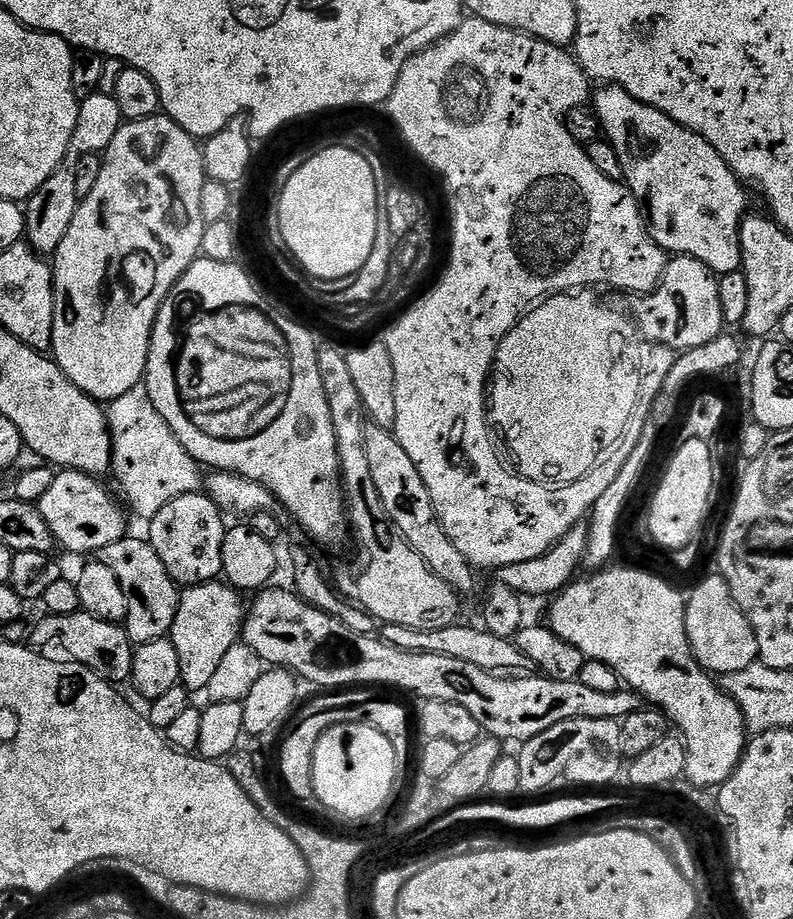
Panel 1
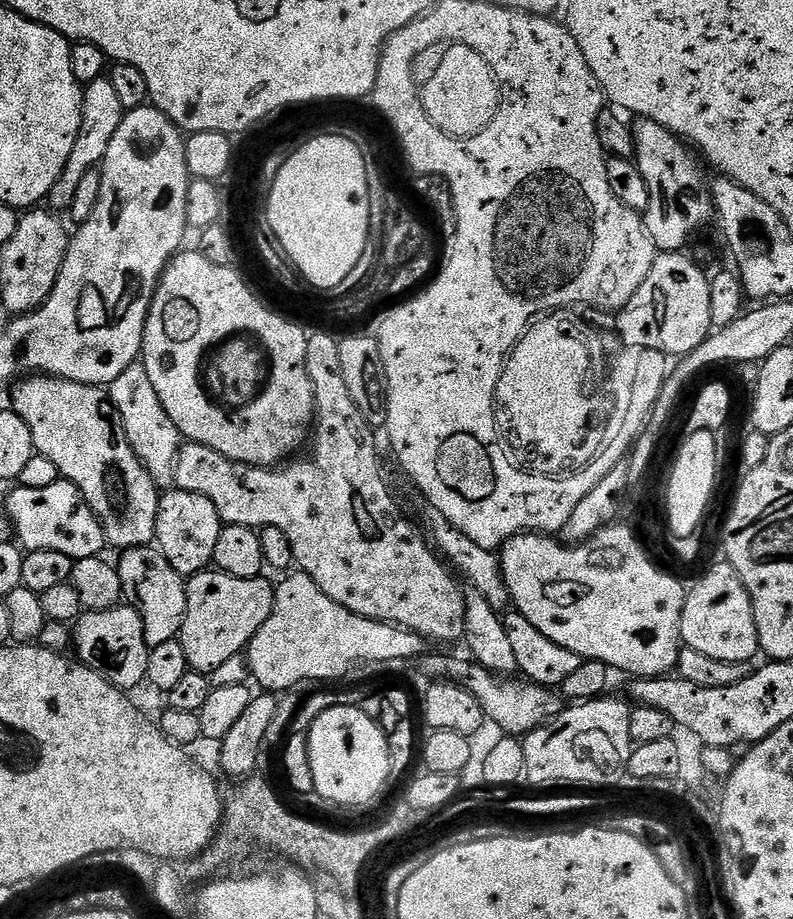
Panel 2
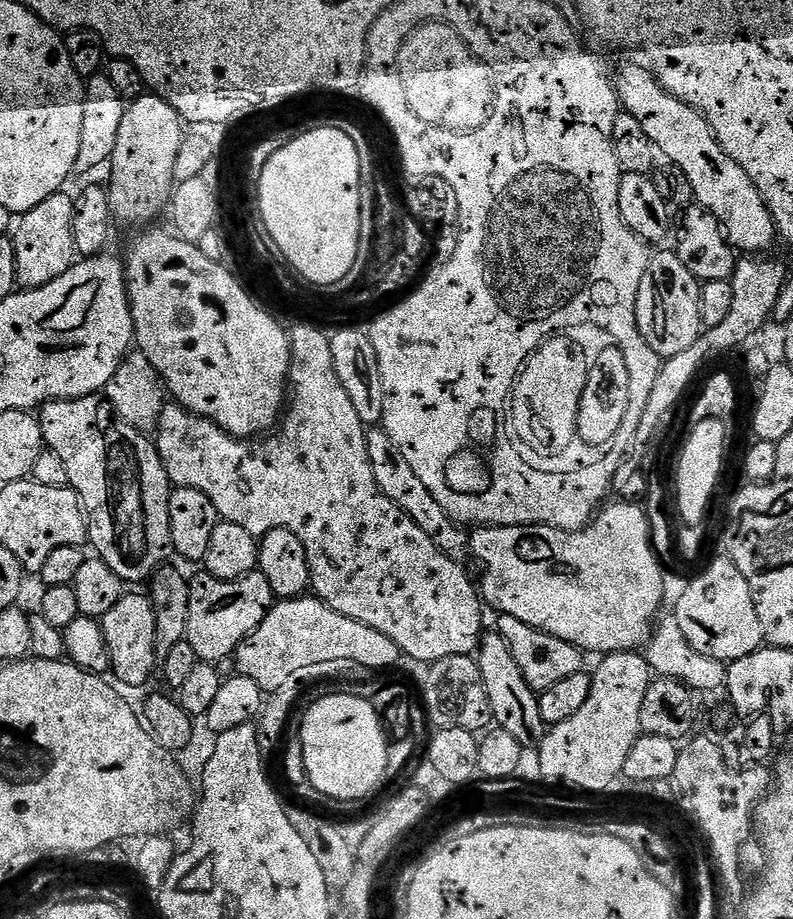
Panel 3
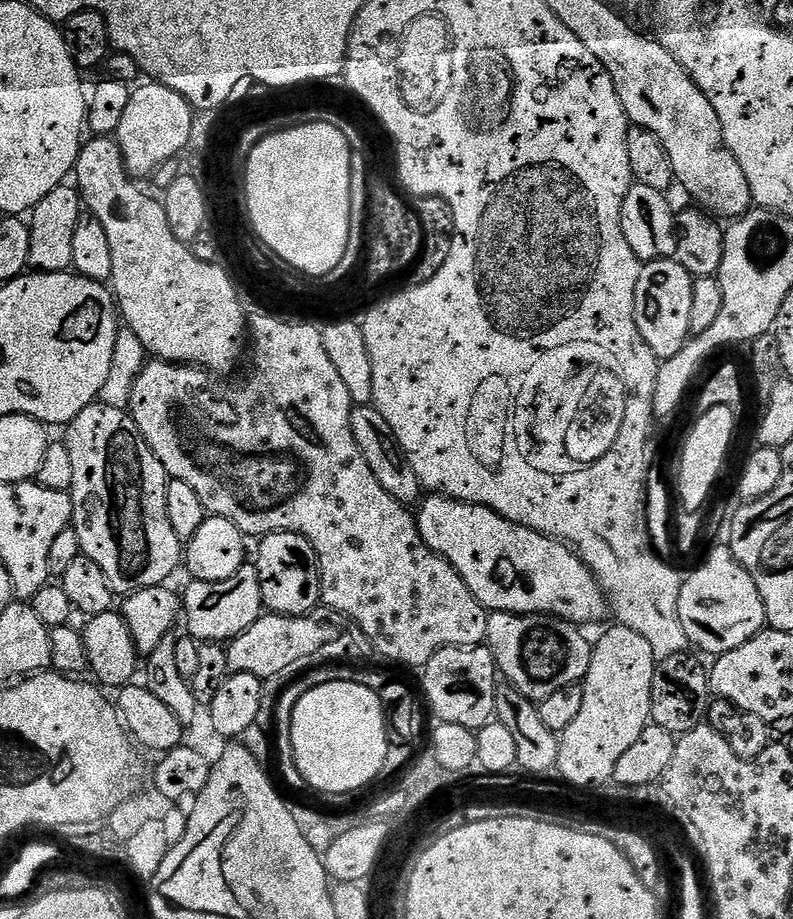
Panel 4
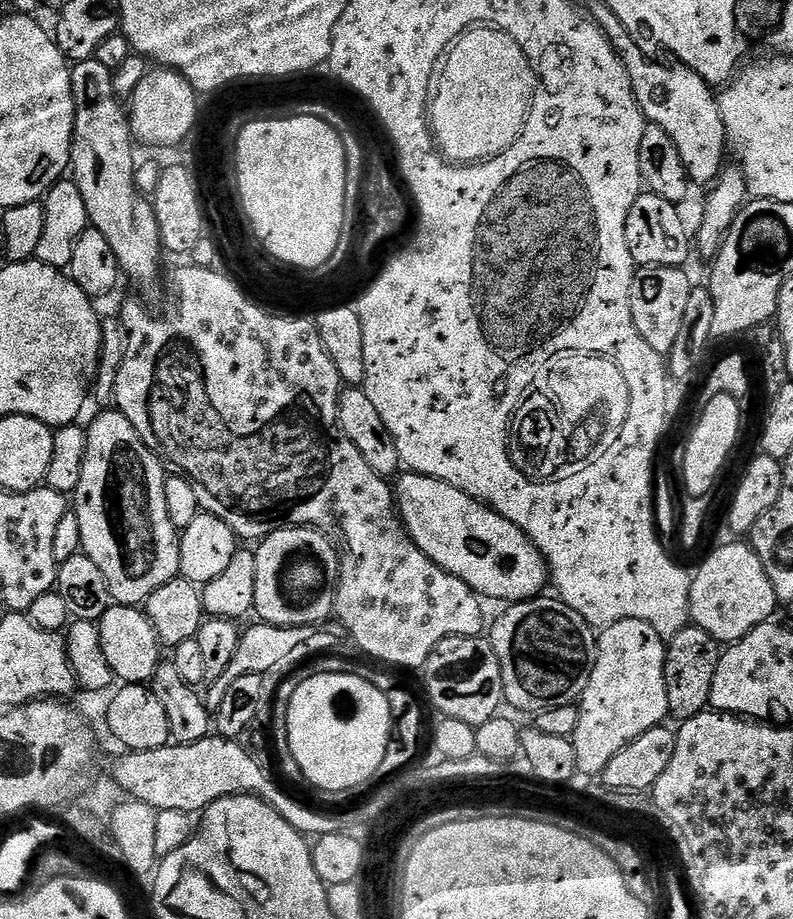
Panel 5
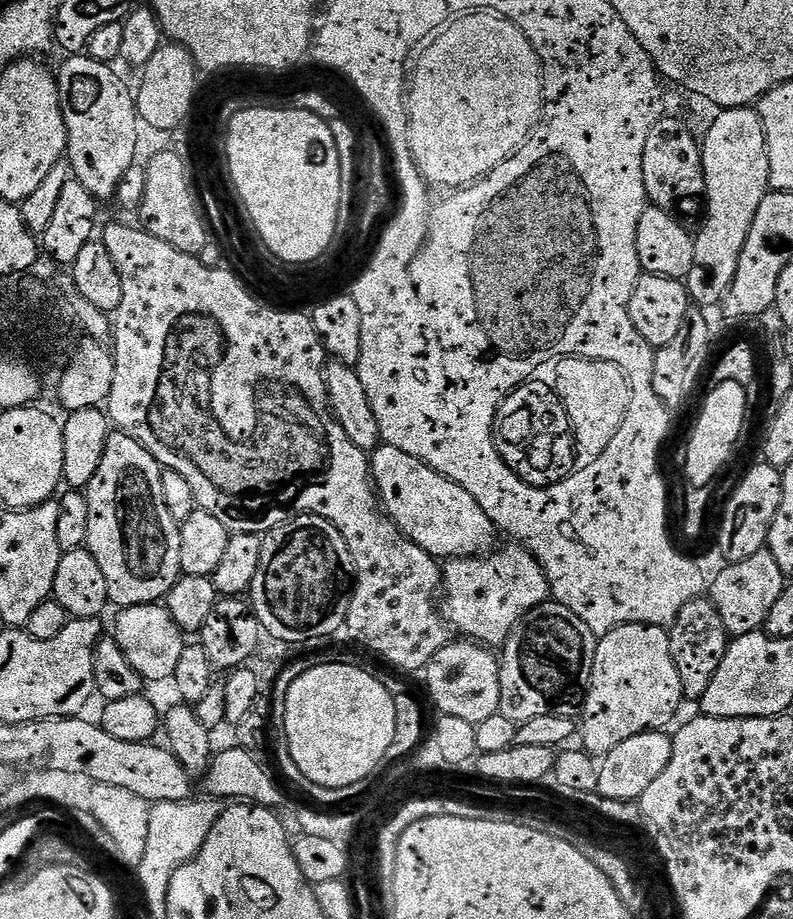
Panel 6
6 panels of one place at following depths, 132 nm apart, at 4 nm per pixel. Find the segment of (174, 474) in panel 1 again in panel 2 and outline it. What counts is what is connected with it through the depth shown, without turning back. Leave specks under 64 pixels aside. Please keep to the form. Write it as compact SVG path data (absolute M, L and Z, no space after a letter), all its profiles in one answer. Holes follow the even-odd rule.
M143 363L132 364L122 375L114 378L114 382L110 385L110 399L112 405L116 407L120 425L124 428L134 454L138 454L150 478L154 478L157 486L171 485L174 481L174 466L176 455L180 453L182 437L178 426L170 422L170 414L162 410L162 401L154 391L150 374L146 374Z

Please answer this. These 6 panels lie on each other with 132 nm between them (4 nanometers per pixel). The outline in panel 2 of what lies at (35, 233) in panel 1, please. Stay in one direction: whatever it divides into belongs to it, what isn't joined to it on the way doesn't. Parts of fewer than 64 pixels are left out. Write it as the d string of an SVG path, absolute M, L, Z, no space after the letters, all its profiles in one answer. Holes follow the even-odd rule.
M101 78L83 85L82 126L78 130L78 142L74 142L74 150L70 150L70 162L66 162L66 170L54 182L46 201L47 207L57 214L69 211L74 202L74 194L82 182L82 177L90 174L92 168L99 168L104 163L104 155L114 138L118 126L122 126L124 107L114 90L114 82L110 78Z

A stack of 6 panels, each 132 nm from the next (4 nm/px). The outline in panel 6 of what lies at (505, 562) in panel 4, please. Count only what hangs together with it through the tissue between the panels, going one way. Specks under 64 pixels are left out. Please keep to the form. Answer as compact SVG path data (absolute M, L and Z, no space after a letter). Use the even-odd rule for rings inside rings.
M385 443L370 453L370 467L372 483L384 511L413 542L422 546L422 550L444 562L493 551L498 529L490 522L490 518L486 518L486 510L482 510L482 506L478 506L478 502L474 502L474 498L470 498L470 494L466 494L458 482L450 482L450 478L438 474L418 458L410 458L410 454L402 454L402 450Z

